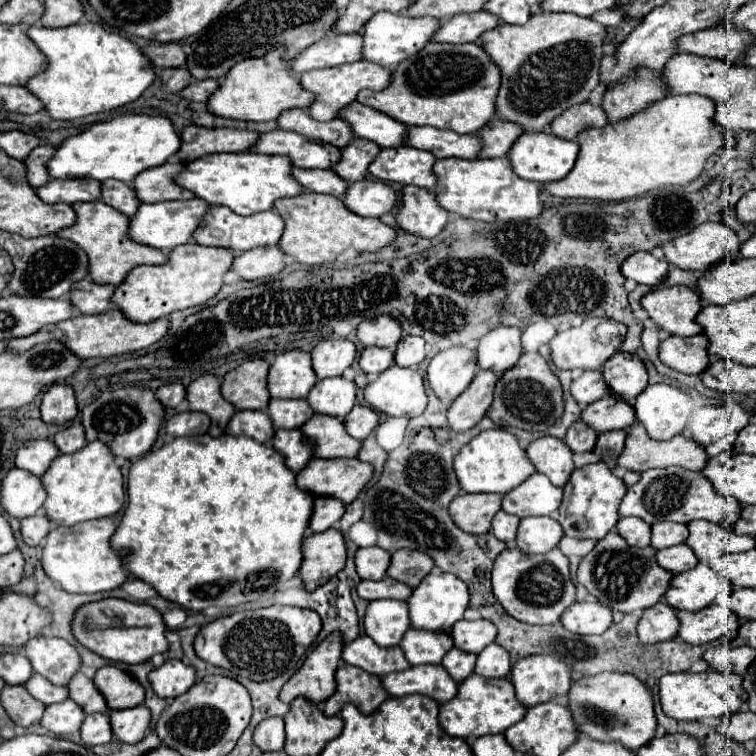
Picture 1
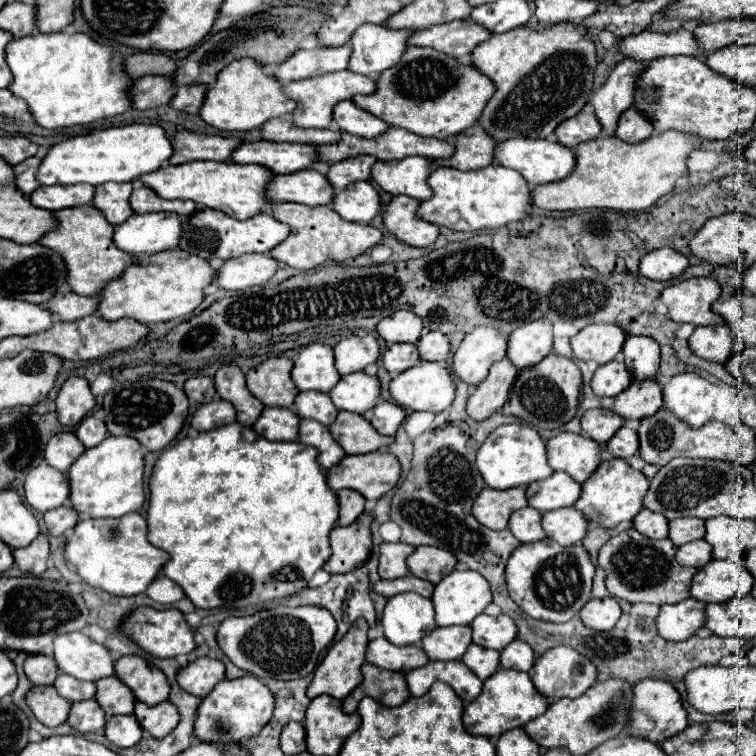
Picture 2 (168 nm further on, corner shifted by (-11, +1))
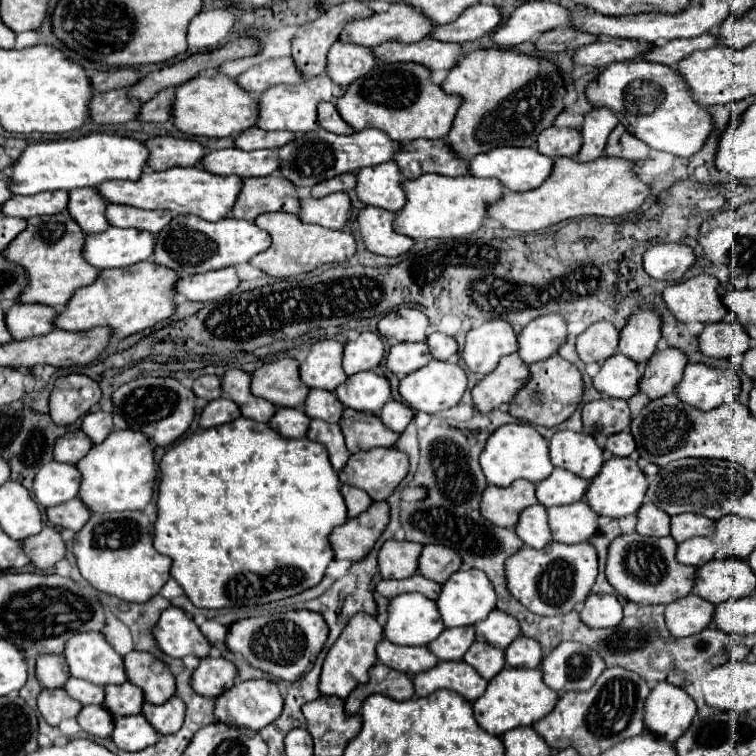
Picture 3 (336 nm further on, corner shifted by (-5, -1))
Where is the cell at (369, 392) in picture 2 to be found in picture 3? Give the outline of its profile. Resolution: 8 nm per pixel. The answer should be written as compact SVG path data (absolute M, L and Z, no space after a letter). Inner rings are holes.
M364 371L350 375L336 387L336 395L344 407L362 413L378 413L390 399L388 379L376 371Z

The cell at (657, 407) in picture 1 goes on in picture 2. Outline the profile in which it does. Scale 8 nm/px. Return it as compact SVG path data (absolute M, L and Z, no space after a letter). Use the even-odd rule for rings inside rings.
M698 373L674 375L662 391L664 407L672 409L672 413L676 413L676 417L686 421L688 425L700 427L714 415L714 419L726 419L726 425L734 427L729 421L729 403L717 402L714 413L714 401L720 393L720 387L700 377Z

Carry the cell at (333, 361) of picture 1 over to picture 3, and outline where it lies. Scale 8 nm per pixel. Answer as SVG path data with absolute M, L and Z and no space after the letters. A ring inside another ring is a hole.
M364 331L358 335L356 341L350 341L344 345L342 369L346 375L370 371L378 367L382 357L384 357L384 345L382 345L380 335Z

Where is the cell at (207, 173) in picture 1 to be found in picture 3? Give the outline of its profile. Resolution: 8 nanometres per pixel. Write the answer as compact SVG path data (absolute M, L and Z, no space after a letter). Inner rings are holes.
M172 167L166 171L144 171L138 181L110 181L98 187L108 203L126 203L140 209L168 209L182 215L198 215L208 221L220 221L230 215L240 195L242 179L238 175L212 175L202 167Z

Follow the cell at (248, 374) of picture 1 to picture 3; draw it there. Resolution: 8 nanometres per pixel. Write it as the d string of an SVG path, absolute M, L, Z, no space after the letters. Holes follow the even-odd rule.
M288 357L256 369L250 391L276 407L302 407L308 395L308 387L298 377L298 361Z

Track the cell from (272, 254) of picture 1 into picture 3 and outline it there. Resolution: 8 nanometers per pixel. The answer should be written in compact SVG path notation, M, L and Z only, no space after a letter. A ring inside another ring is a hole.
M222 267L222 271L206 271L202 275L186 275L178 281L176 293L184 293L190 301L214 301L240 285L236 267Z

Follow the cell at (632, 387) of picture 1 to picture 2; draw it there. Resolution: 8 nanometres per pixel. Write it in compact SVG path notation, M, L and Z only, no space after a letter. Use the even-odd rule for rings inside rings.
M628 337L622 347L622 353L624 363L636 379L644 381L658 375L660 347L652 337Z

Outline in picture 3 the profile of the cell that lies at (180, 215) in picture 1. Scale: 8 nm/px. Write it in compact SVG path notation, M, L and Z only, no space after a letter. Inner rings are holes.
M108 227L102 233L88 235L84 245L84 259L96 269L128 267L132 263L150 259L154 253L154 233Z

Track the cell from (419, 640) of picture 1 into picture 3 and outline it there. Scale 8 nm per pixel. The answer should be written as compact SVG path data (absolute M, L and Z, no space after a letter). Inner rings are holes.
M454 627L444 629L440 637L428 645L428 649L440 661L458 661L464 657L464 653L472 643L474 643L474 627Z

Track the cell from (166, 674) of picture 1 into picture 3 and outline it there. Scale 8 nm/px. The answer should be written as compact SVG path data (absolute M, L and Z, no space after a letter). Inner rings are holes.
M204 657L192 671L190 685L202 697L218 697L222 691L234 685L234 679L236 679L236 667L230 661L222 657L218 659Z

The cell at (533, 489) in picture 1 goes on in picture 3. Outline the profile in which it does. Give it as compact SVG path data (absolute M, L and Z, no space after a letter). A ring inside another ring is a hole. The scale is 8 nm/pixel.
M554 469L552 475L536 485L536 499L544 507L578 503L588 489L588 481L562 469Z

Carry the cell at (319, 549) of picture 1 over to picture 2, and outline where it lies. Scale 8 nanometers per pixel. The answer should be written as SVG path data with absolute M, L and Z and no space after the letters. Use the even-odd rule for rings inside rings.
M364 511L352 525L332 529L332 557L324 565L326 571L346 573L364 565L372 549L372 521L374 515L370 511Z

